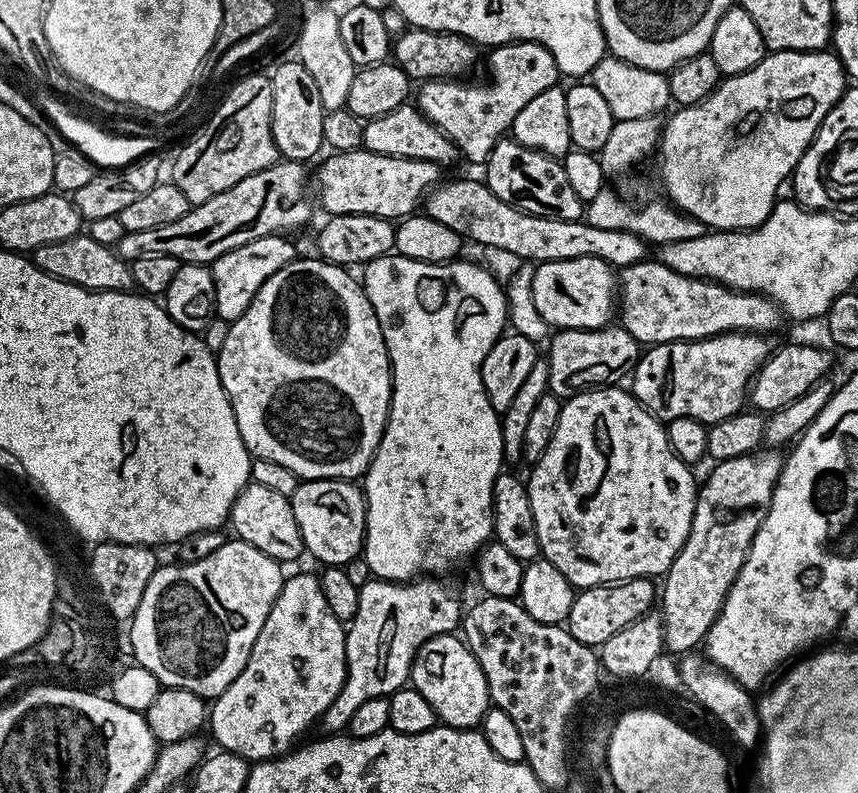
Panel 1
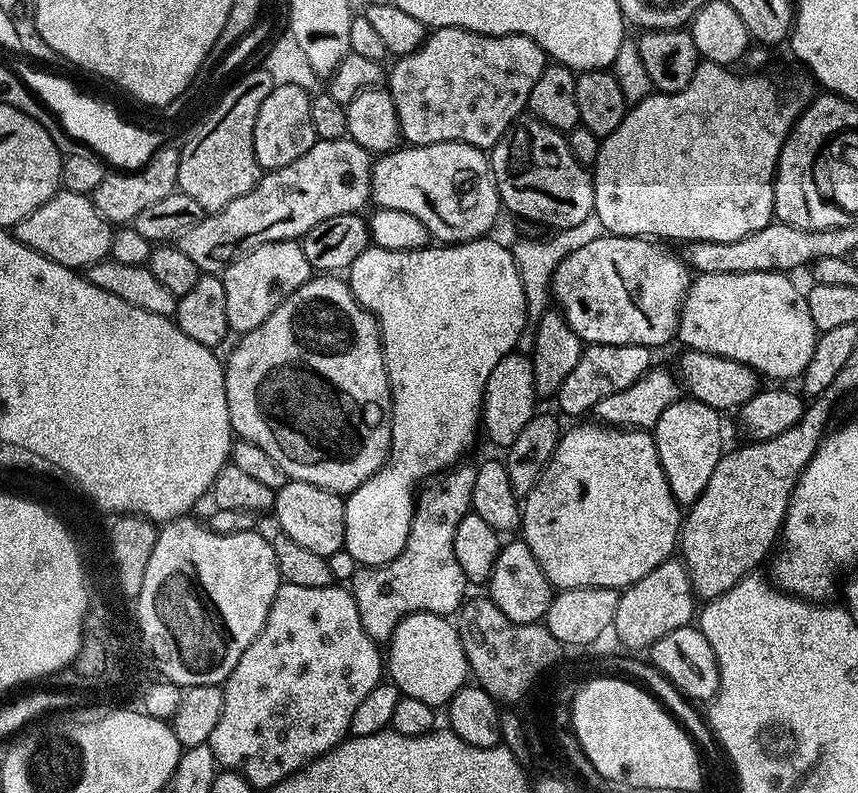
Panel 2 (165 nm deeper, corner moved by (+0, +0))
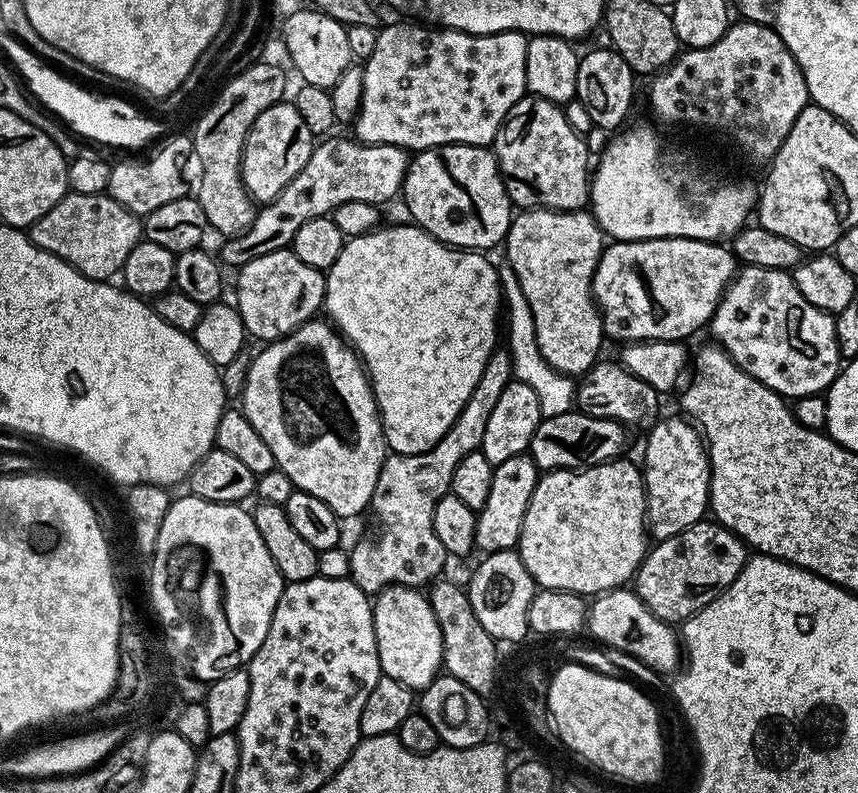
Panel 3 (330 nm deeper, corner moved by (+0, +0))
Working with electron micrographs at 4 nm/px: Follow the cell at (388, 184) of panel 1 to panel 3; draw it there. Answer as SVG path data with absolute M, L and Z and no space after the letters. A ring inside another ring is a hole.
M443 144L440 148L426 148L415 153L408 162L402 189L403 200L409 214L413 216L409 217L435 240L465 250L488 250L484 248L503 245L514 215L514 205L504 189L495 155L487 147L475 144Z

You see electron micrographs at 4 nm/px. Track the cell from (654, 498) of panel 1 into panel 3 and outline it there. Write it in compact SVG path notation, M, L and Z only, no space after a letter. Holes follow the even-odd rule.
M617 458L607 460L604 464L595 464L589 468L573 470L571 468L557 468L554 472L544 472L540 481L536 484L534 494L530 498L530 506L526 510L526 518L522 522L522 534L518 551L526 570L536 581L540 588L553 588L563 592L577 592L585 598L595 597L602 592L610 592L613 588L627 585L635 577L640 568L641 562L648 555L650 547L650 537L646 531L646 521L648 518L648 507L644 496L644 473L639 467L636 468L628 461L628 458Z

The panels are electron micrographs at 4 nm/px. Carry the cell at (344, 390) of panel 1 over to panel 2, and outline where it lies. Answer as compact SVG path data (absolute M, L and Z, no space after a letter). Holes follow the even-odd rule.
M316 274L308 280L294 294L290 294L281 304L273 310L270 318L262 322L254 330L243 333L236 344L236 349L226 356L224 370L224 389L226 390L226 402L228 403L228 417L232 423L233 433L239 439L254 442L254 446L262 446L274 462L293 480L310 482L319 488L325 488L331 492L347 494L354 491L362 482L366 482L373 474L384 467L388 459L388 449L392 446L392 390L388 386L388 371L384 365L384 350L380 338L378 321L372 313L360 306L360 303L352 297L351 290L343 279L332 274Z

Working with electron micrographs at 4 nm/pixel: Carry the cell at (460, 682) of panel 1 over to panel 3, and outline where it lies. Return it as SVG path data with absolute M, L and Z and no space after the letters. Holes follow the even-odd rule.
M391 584L375 593L372 617L381 673L413 690L430 686L441 675L444 660L442 630L429 597L421 589Z

